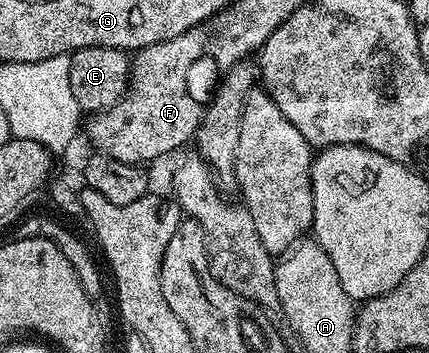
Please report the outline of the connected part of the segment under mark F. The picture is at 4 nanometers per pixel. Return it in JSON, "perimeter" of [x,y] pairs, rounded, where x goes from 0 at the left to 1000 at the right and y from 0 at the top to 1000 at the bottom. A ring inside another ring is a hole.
{"perimeter":[[[466,74],[450,85],[431,85],[431,96],[413,96],[413,108],[394,108],[394,119],[366,119],[345,136],[326,136],[303,173],[303,235],[294,261],[268,297],[219,320],[212,340],[200,343],[198,385],[224,433],[273,448],[273,459],[340,467],[340,453],[361,453],[368,442],[389,442],[415,425],[424,408],[443,411],[464,348],[473,331],[476,297],[462,295],[436,252],[436,212],[445,204],[445,181],[455,181],[483,147],[483,122],[492,113],[490,76]]]}

